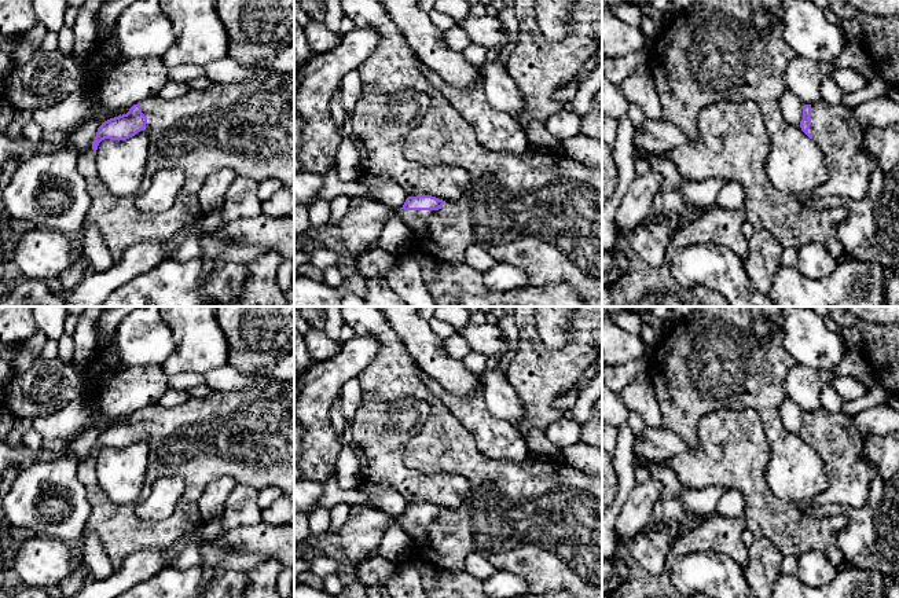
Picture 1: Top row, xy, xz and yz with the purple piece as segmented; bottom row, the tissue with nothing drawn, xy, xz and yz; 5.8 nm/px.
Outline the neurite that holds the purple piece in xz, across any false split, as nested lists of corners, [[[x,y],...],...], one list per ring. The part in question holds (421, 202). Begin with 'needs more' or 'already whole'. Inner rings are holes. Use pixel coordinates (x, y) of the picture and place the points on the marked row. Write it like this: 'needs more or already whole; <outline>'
needs more; [[[341,0],[341,5],[356,29],[374,29],[379,37],[375,49],[357,67],[362,81],[375,85],[381,100],[393,100],[403,89],[412,89],[428,99],[421,124],[404,136],[404,157],[422,165],[460,166],[470,176],[470,186],[455,202],[432,195],[406,199],[397,210],[397,219],[412,231],[417,245],[450,265],[462,265],[465,252],[470,246],[480,246],[496,260],[524,269],[529,286],[543,287],[564,282],[575,287],[588,307],[602,307],[602,166],[580,164],[557,150],[531,147],[521,154],[487,150],[478,143],[471,125],[436,91],[419,69],[419,58],[381,0]]]

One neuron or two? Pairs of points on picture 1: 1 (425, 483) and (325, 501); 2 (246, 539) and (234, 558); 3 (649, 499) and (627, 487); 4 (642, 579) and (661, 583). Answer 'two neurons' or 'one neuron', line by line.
1: two neurons
2: one neuron
3: two neurons
4: one neuron

